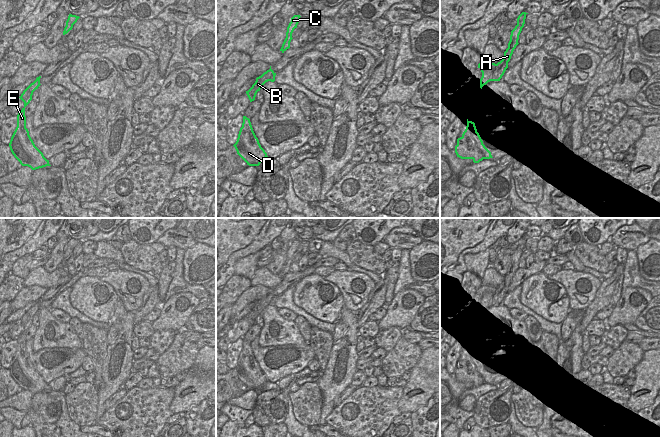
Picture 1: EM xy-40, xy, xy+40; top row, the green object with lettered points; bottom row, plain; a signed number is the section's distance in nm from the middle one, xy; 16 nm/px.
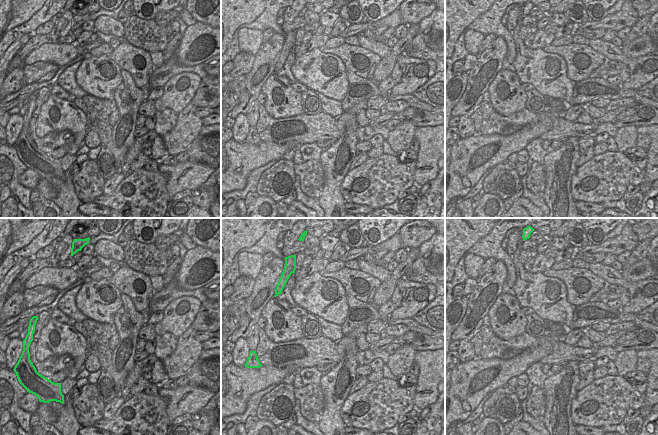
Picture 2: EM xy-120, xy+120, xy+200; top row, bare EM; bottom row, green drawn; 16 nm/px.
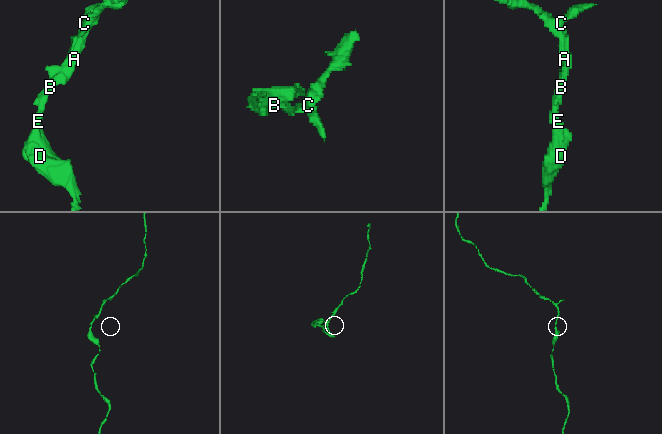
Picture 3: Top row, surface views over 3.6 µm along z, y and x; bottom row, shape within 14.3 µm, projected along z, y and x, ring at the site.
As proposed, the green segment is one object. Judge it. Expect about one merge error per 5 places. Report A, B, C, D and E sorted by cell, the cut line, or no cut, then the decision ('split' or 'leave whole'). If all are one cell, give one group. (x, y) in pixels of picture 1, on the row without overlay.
A B C D E; no cut; leave whole

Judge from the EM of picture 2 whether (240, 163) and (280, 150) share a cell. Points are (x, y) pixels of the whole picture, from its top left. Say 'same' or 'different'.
same

